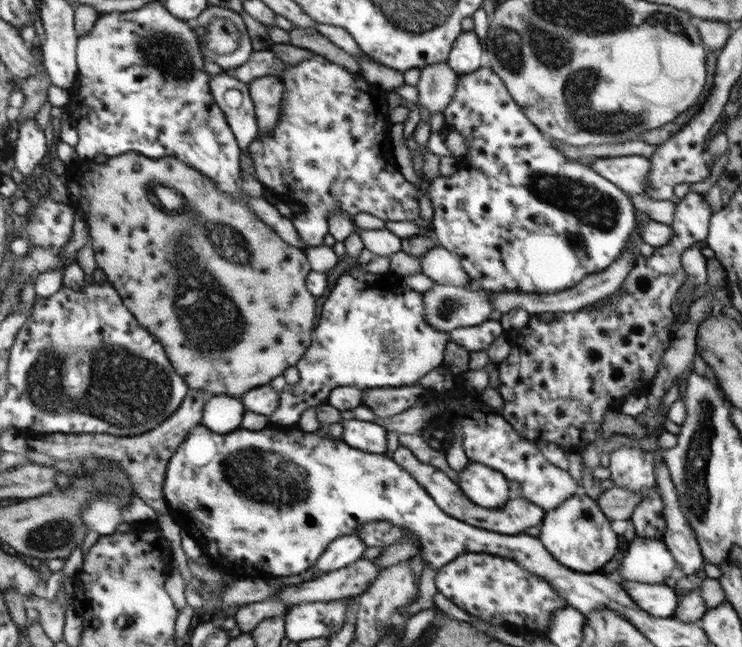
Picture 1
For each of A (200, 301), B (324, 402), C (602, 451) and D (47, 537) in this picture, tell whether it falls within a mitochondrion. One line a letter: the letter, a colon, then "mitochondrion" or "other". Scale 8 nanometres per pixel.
A: mitochondrion
B: other
C: other
D: mitochondrion

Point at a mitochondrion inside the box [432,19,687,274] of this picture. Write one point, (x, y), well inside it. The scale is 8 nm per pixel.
(595, 208)

